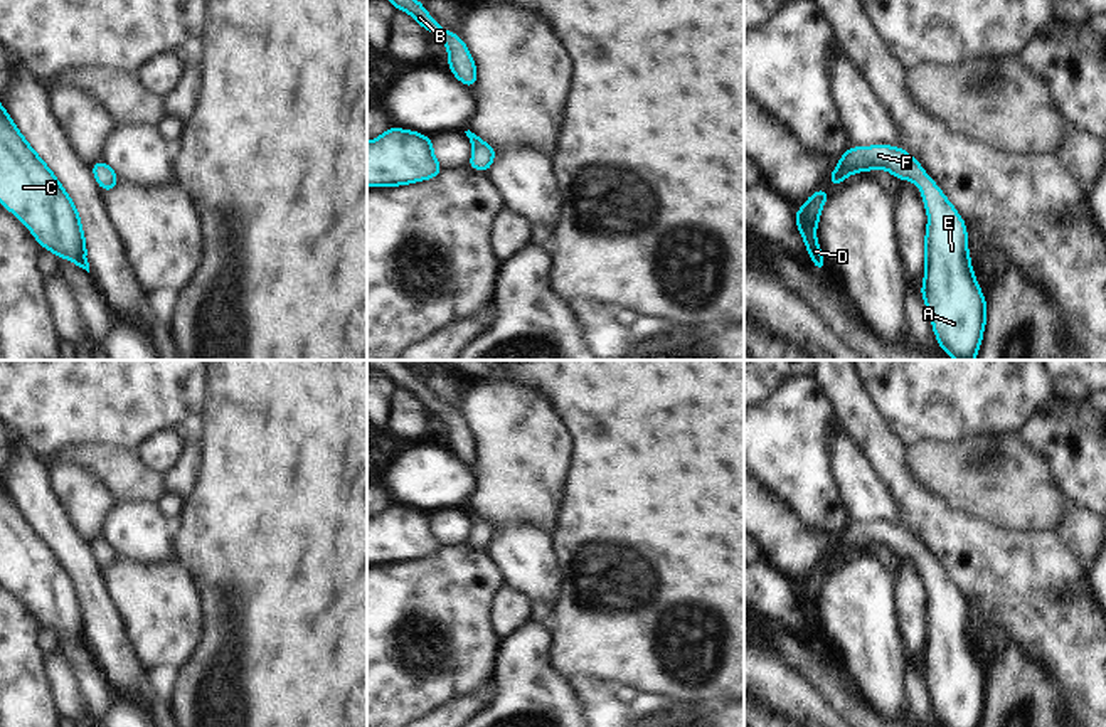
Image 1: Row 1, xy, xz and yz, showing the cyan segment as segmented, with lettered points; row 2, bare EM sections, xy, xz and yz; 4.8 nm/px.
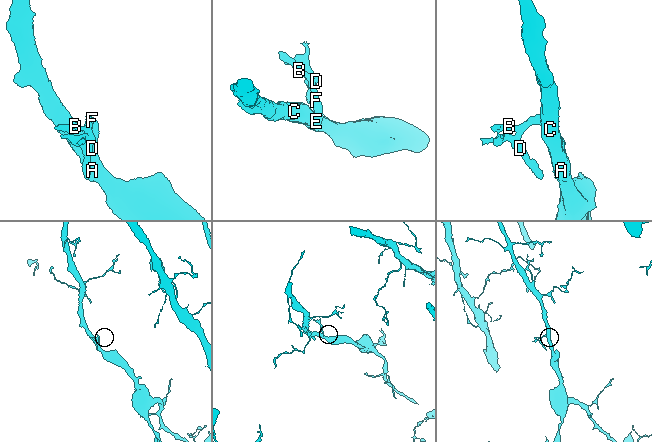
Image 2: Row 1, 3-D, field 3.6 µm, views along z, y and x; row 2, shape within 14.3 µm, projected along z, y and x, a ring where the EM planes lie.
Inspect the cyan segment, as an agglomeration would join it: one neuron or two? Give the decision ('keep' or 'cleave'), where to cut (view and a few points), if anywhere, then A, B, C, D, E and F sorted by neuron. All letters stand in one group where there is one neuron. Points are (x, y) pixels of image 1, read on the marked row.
keep | no cut | A B C D E F

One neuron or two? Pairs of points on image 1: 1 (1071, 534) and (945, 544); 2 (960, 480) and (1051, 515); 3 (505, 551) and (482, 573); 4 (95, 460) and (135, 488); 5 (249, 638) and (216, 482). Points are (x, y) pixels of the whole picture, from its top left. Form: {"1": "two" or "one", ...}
{"1": "two", "2": "one", "3": "two", "4": "one", "5": "one"}

